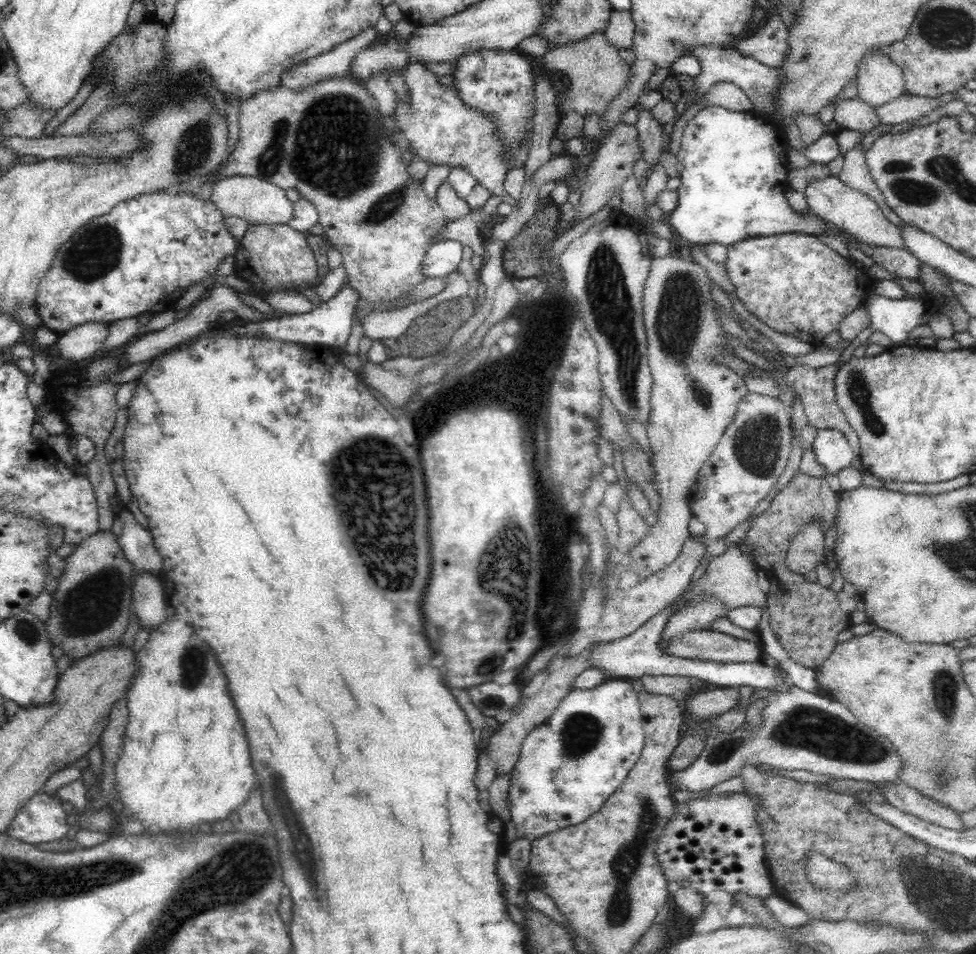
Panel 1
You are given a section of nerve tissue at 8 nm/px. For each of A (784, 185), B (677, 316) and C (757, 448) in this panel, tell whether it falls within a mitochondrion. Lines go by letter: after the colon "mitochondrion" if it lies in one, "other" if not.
A: other
B: mitochondrion
C: mitochondrion

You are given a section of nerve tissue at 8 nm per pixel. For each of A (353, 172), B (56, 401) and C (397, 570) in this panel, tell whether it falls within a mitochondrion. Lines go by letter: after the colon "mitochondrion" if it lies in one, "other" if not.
A: mitochondrion
B: other
C: mitochondrion

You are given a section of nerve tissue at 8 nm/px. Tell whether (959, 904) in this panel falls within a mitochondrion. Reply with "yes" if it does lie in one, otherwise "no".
yes

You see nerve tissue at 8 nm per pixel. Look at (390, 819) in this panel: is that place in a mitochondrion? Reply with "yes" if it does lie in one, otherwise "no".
no

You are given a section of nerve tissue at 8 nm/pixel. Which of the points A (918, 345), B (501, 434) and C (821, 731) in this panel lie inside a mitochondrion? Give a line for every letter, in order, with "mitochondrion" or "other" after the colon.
A: other
B: other
C: mitochondrion

